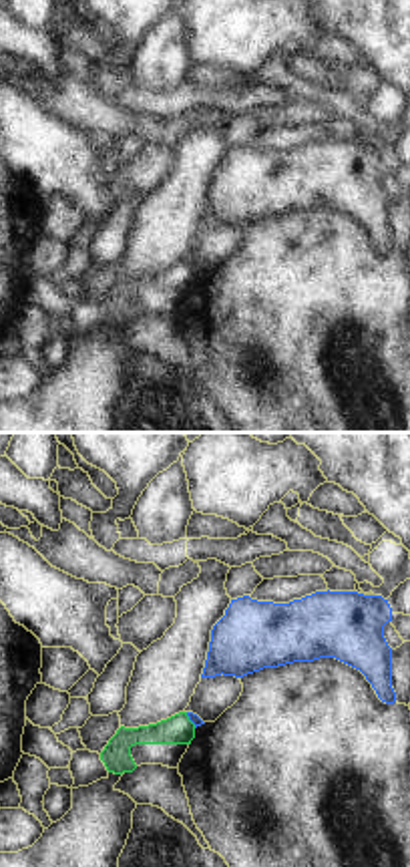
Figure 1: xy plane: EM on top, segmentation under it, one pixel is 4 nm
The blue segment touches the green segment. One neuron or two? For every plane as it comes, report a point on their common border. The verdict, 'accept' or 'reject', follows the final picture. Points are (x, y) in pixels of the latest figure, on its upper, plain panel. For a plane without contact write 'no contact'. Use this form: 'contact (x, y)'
contact (189, 268)

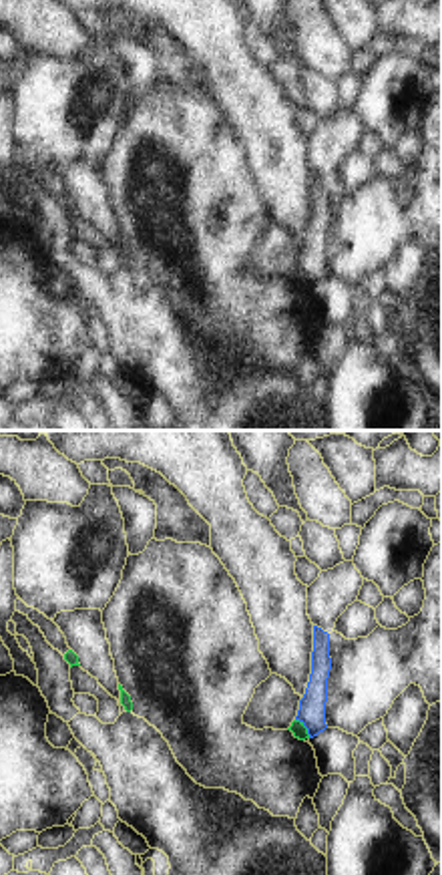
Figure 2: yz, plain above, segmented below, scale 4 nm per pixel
contact (306, 276)

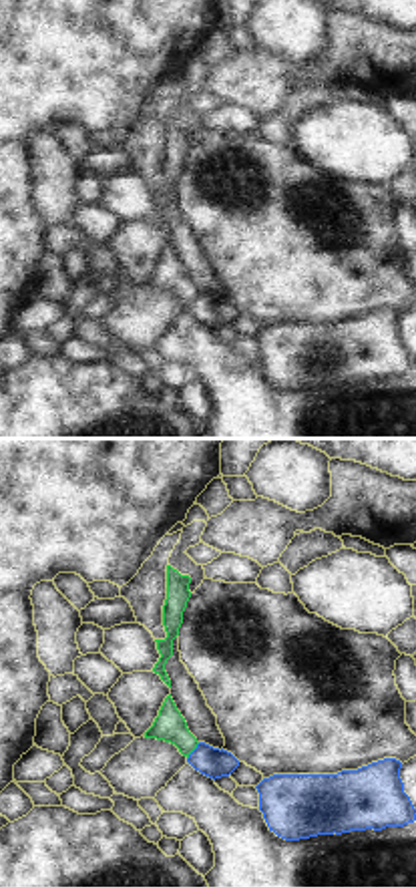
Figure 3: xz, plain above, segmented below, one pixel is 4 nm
contact (193, 300)

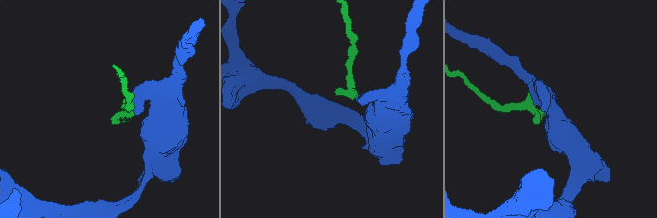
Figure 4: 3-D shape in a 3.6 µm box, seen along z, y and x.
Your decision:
reject

